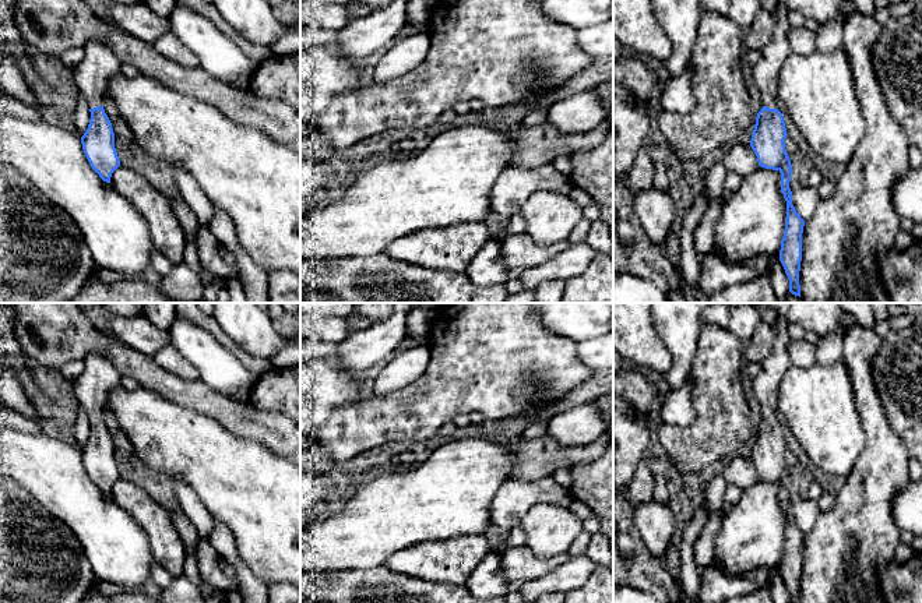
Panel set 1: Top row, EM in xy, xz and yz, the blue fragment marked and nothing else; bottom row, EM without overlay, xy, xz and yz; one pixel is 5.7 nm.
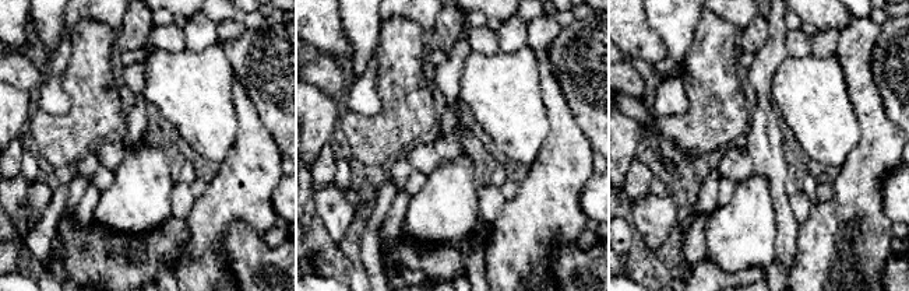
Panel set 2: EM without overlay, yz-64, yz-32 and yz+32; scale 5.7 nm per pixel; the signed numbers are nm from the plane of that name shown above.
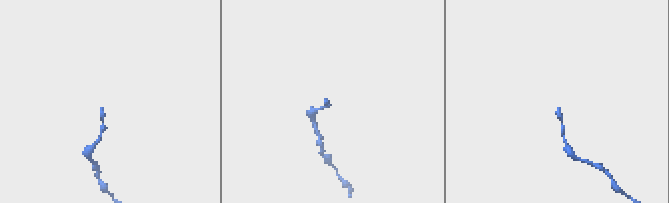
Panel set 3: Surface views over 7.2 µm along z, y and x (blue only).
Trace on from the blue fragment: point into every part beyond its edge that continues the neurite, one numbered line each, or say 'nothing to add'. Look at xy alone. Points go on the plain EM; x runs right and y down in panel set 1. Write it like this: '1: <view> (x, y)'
1: xy (99, 377)

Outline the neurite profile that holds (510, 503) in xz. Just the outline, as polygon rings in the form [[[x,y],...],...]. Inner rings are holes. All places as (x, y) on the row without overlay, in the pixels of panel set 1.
[[[543,476],[538,480],[507,480],[490,502],[492,523],[511,530],[520,526],[531,507],[549,502],[569,508],[573,500],[570,490],[560,486],[553,476]]]

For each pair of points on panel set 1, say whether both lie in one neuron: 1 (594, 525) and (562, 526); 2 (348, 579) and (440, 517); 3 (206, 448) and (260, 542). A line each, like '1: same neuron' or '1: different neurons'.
1: different neurons
2: different neurons
3: same neuron

